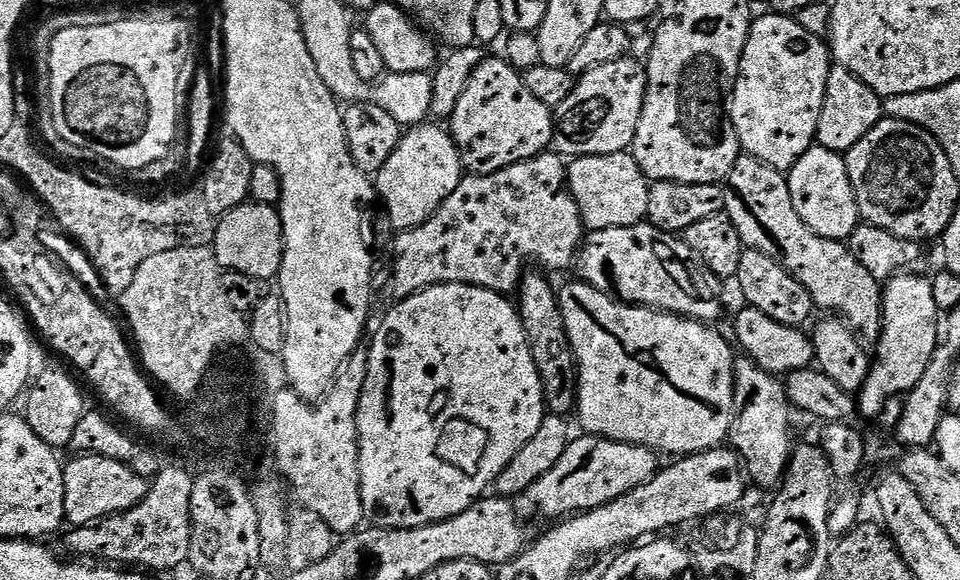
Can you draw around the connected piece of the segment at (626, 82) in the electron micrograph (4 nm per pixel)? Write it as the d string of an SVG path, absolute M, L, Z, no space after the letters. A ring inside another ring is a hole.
M626 55L620 60L606 62L602 66L594 66L584 72L573 83L570 94L564 102L559 104L552 118L554 134L552 143L555 151L564 158L578 156L605 156L627 152L634 142L634 134L638 130L638 122L642 118L642 106L648 89L648 70L643 63L632 60L631 55Z

